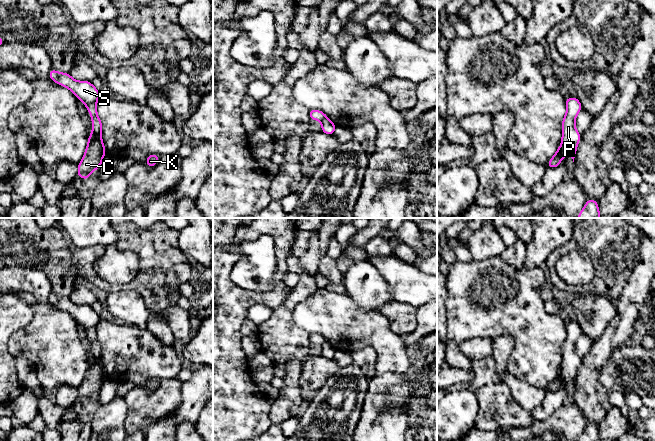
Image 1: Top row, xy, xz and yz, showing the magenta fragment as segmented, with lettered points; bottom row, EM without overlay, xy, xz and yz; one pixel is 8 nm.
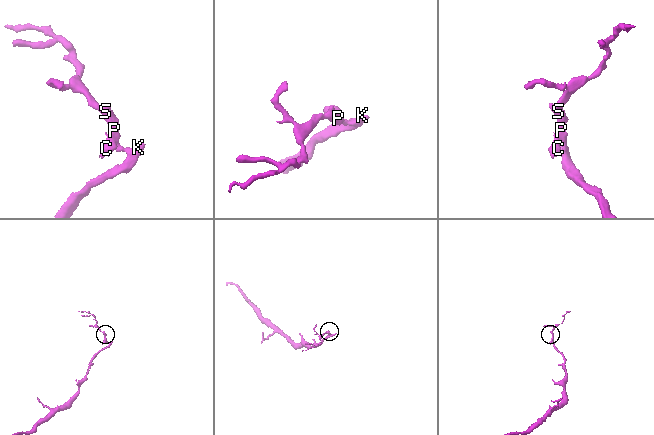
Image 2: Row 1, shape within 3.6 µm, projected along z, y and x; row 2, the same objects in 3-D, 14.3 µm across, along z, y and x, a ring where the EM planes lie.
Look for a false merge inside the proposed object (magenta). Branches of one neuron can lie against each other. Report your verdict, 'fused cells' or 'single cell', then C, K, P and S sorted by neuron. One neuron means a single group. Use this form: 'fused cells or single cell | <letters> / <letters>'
fused cells | C / K P S

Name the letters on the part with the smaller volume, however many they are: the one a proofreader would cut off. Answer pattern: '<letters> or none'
C

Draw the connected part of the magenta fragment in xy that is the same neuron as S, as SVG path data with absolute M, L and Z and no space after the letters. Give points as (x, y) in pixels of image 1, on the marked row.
M51 68L49 79L57 84L70 89L73 94L82 101L92 118L92 130L101 144L101 150L106 153L106 149L101 137L102 122L98 117L96 103L100 97L100 91L97 90L90 81L75 81L69 73L60 73Z

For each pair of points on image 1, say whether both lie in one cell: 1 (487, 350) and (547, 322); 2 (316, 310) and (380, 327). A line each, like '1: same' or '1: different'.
1: different
2: same

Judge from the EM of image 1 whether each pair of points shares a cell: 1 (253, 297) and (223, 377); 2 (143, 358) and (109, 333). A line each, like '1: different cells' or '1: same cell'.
1: same cell
2: same cell

